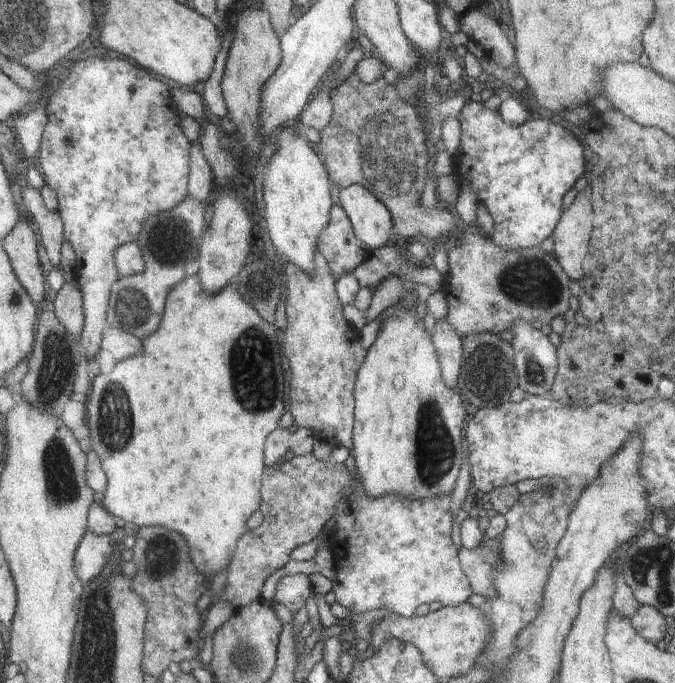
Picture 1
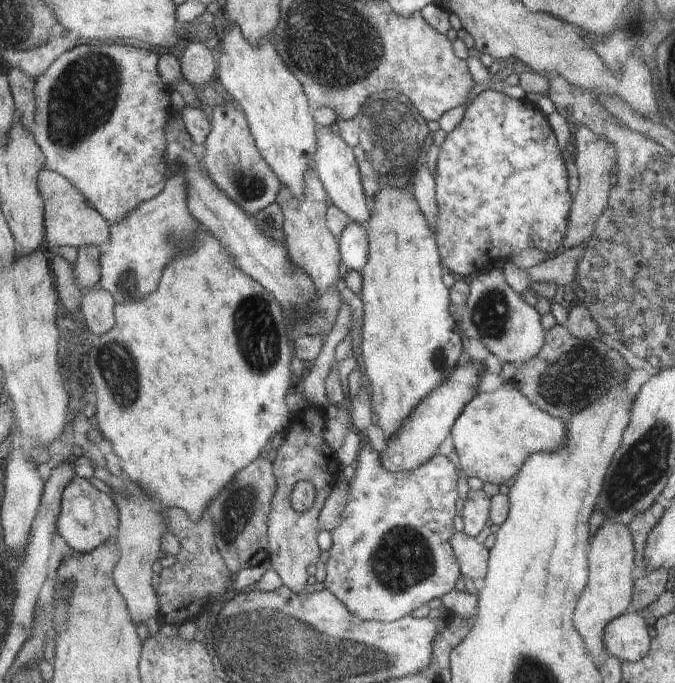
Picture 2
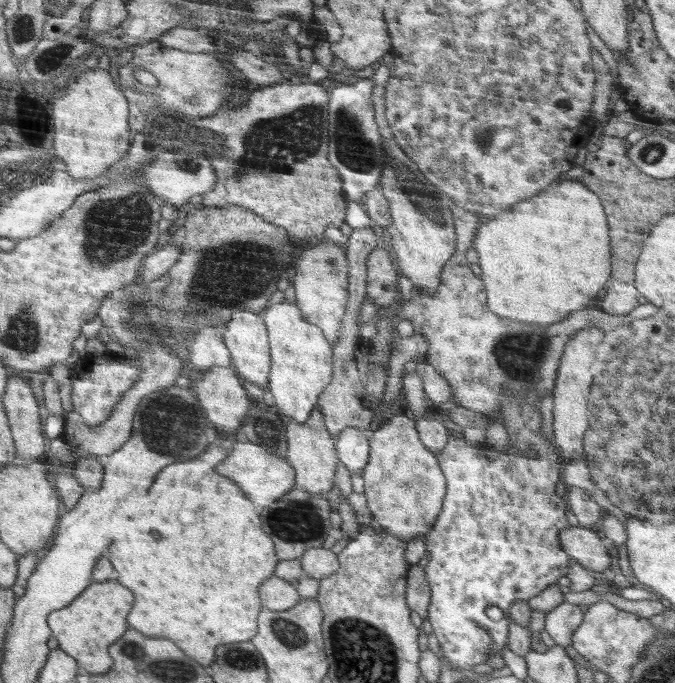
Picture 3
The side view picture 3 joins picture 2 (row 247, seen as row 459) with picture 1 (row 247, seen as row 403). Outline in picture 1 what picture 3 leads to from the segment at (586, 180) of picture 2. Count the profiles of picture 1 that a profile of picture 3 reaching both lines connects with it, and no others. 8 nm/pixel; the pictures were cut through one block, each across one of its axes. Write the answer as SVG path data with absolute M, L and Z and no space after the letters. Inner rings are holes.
M591 186L578 191L572 204L564 211L554 238L554 255L564 267L564 272L572 280L580 281L584 276L582 260L589 254L592 226L592 206L590 206Z

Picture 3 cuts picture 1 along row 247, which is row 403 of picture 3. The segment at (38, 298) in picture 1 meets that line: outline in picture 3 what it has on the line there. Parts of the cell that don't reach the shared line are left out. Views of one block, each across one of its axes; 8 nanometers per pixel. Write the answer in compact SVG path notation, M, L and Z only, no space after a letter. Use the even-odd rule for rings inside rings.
M13 373L7 387L7 394L2 396L2 400L19 449L19 462L34 464L44 454L38 402L34 400L29 380L22 374Z

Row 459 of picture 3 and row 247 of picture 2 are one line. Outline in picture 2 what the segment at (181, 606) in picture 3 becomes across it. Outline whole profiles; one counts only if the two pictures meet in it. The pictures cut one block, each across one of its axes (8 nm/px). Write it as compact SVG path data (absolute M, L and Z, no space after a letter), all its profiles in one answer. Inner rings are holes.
M200 228L196 232L194 244L190 250L186 250L168 272L164 272L164 284L160 284L160 292L152 296L152 300L142 298L140 302L128 302L128 304L116 304L114 306L115 326L112 330L100 336L100 346L85 350L81 372L89 387L90 398L96 404L96 422L103 437L110 440L113 452L120 459L123 477L129 481L132 488L141 489L150 496L160 500L160 504L165 508L182 508L187 512L191 522L196 522L207 510L210 500L218 496L218 492L234 480L234 476L246 468L258 454L262 452L264 444L274 432L284 432L284 426L288 424L290 410L286 404L286 394L288 390L293 390L290 386L290 358L292 350L288 344L286 336L286 324L284 324L284 314L280 303L269 293L263 285L252 280L251 276L246 276L238 270L234 264L234 258L228 254L228 250L212 233Z

